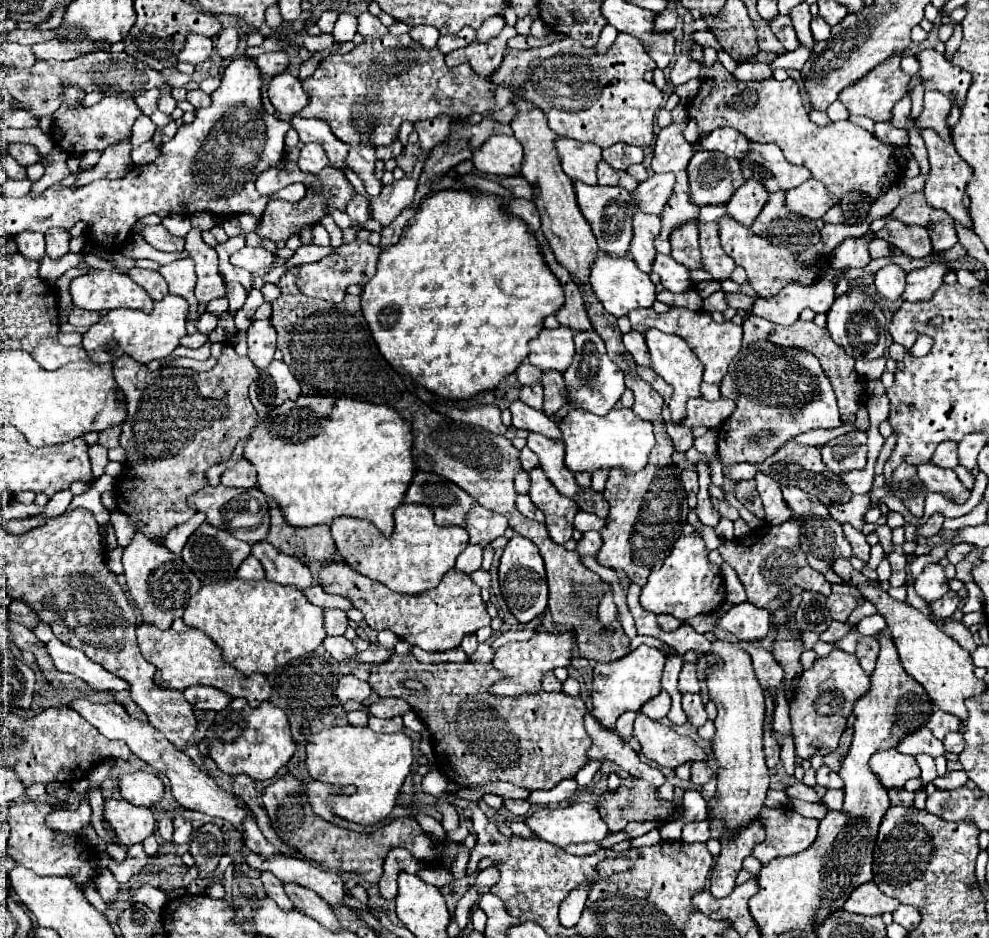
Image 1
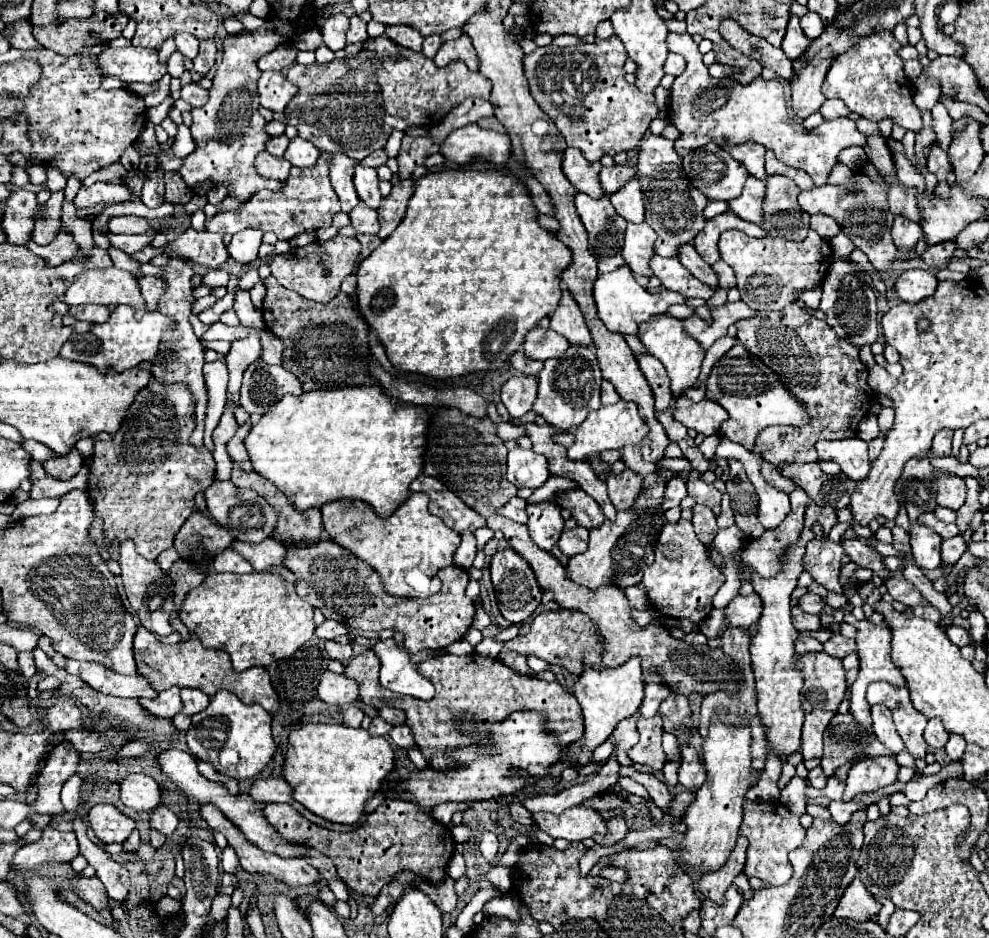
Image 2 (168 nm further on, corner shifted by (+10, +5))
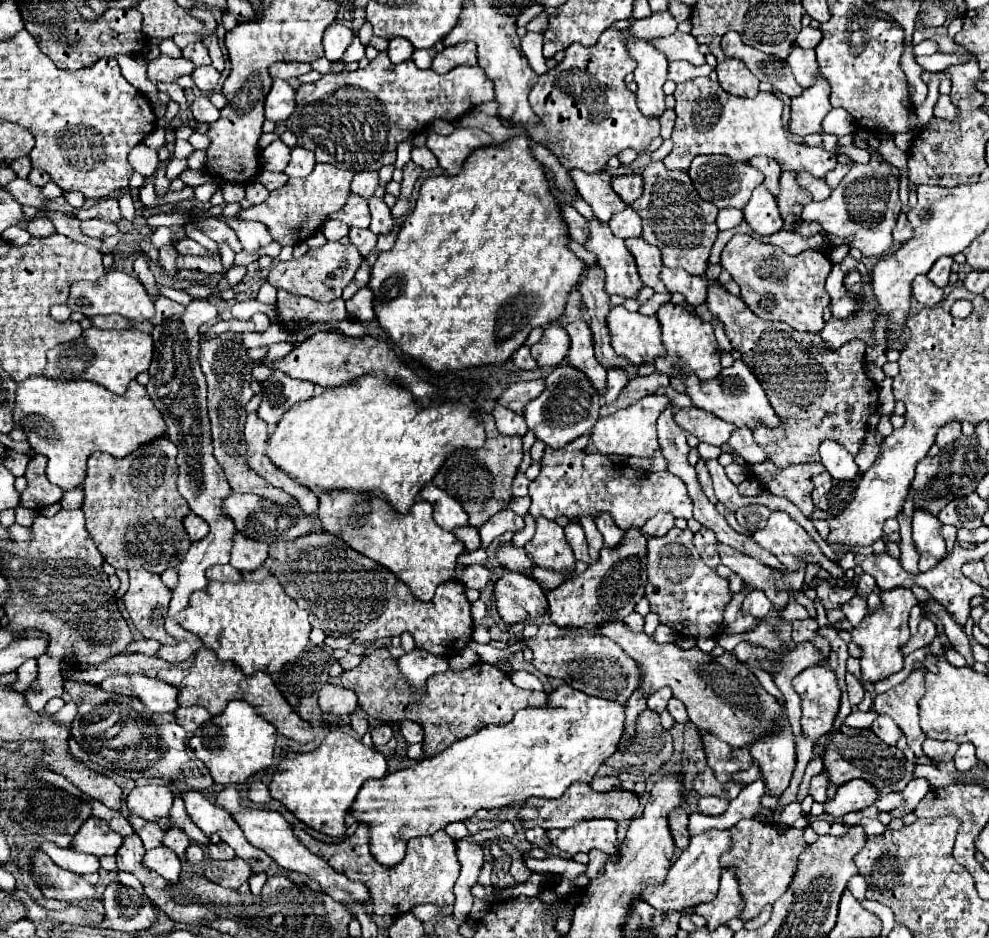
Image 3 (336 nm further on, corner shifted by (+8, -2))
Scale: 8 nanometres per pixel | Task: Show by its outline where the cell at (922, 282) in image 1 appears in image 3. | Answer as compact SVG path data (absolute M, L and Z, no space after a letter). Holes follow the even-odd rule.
M918 275L912 281L912 293L914 293L914 299L918 303L922 303L924 307L934 307L944 297L944 291L940 287L936 287L926 275Z

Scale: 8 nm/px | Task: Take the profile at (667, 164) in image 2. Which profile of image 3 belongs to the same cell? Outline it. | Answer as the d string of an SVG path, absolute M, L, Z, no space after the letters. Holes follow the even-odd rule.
M652 161L642 171L644 193L632 203L642 217L642 237L662 251L662 261L670 269L684 269L690 275L702 275L706 271L708 253L716 241L718 207L704 201L686 171L664 169L664 161Z

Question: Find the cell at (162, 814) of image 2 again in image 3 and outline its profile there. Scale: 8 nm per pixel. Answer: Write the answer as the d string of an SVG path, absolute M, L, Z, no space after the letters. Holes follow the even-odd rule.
M130 815L128 819L136 831L136 835L142 839L144 847L146 849L154 849L162 843L164 835L166 835L166 829L162 829L158 823L152 823L152 821L146 821L142 817L136 817L136 815Z

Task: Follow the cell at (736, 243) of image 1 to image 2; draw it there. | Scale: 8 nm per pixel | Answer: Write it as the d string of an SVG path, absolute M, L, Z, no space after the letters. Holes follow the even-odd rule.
M726 230L720 236L720 256L728 266L732 266L742 302L752 310L782 310L786 304L798 300L798 292L820 288L830 262L834 262L830 242L814 230L810 230L802 242L772 236L758 240L740 230Z

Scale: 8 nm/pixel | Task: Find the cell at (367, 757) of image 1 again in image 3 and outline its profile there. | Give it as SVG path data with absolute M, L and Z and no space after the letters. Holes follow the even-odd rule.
M332 731L314 751L288 753L282 771L274 773L268 789L274 799L284 803L308 827L332 837L346 837L344 817L356 801L360 787L368 779L382 779L386 771L388 761L384 753L362 745L348 733Z

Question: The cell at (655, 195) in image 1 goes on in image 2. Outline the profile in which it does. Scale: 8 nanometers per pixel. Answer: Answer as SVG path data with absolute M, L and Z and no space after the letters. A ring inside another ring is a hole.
M638 176L626 184L626 220L628 222L642 222L644 220L644 200L642 200Z

